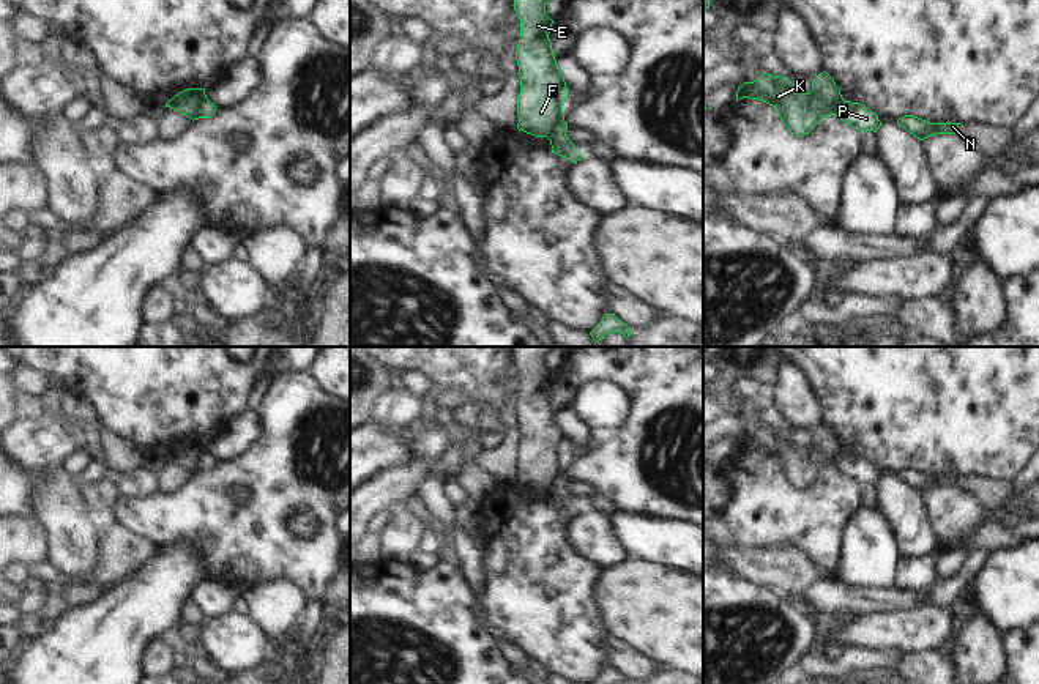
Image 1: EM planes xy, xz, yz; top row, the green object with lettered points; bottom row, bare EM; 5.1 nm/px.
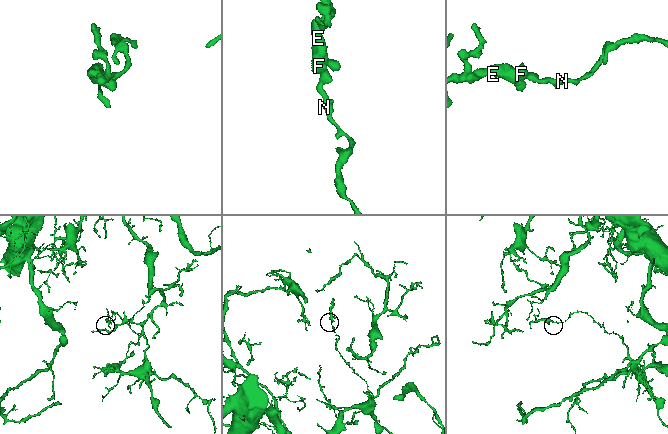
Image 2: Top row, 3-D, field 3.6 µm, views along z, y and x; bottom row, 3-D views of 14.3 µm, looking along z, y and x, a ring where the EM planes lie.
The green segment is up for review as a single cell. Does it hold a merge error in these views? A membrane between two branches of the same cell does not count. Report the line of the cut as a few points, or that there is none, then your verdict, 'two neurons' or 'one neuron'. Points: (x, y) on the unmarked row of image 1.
cut in xy along (205, 448), (196, 472); two neurons

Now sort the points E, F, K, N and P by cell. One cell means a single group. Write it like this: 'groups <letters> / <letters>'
groups E F K / N P

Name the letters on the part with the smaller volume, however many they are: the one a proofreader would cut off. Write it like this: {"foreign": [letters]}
{"foreign": ["E", "F", "K"]}

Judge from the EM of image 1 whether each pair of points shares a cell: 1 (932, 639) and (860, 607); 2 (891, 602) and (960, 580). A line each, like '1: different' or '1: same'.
1: different
2: different

